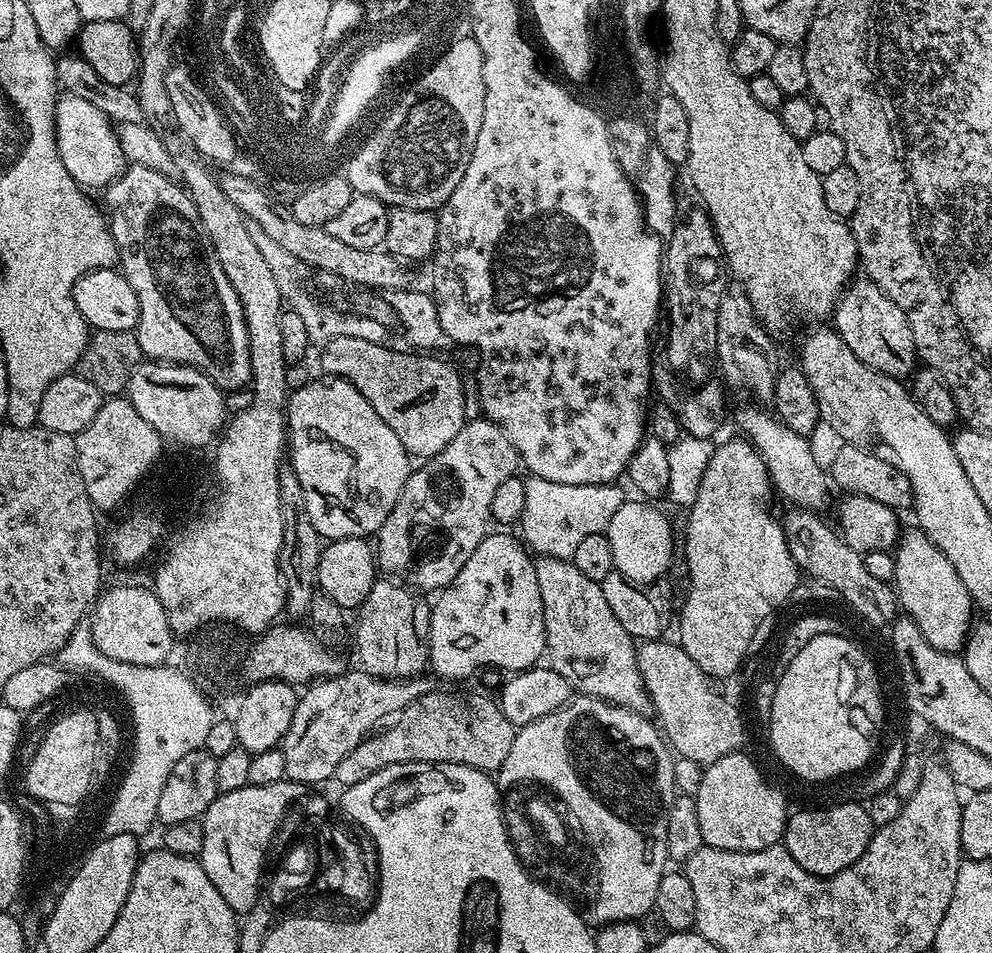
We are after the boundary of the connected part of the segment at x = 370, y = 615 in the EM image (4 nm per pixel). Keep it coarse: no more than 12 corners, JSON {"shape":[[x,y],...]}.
{"shape":[[377,579],[356,620],[359,667],[407,680],[429,667],[429,601]]}

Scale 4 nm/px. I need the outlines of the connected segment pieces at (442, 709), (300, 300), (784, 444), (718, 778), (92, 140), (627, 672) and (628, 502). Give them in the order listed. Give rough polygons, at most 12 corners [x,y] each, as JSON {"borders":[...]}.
{"borders":[[[434,690],[338,762],[395,764],[495,774],[516,728],[495,699]],[[245,229],[313,345],[338,337],[385,343],[390,330],[367,314],[324,302],[311,269],[267,235]],[[740,408],[736,424],[791,505],[819,513],[829,473],[809,437]],[[744,750],[701,771],[709,848],[783,841],[790,807]],[[83,98],[56,101],[56,145],[81,189],[126,161],[116,128]],[[537,555],[547,663],[647,713],[637,641],[600,581]],[[625,499],[606,535],[614,569],[652,586],[667,573],[672,524]]]}

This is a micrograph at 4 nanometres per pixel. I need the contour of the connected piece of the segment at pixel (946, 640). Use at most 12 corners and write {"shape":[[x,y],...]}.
{"shape":[[919,527],[895,549],[899,607],[934,650],[959,653],[974,601]]}

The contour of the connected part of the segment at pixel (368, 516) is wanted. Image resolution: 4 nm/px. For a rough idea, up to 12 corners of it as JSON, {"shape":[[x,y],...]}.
{"shape":[[353,384],[289,395],[286,444],[328,542],[379,533],[410,475]]}

